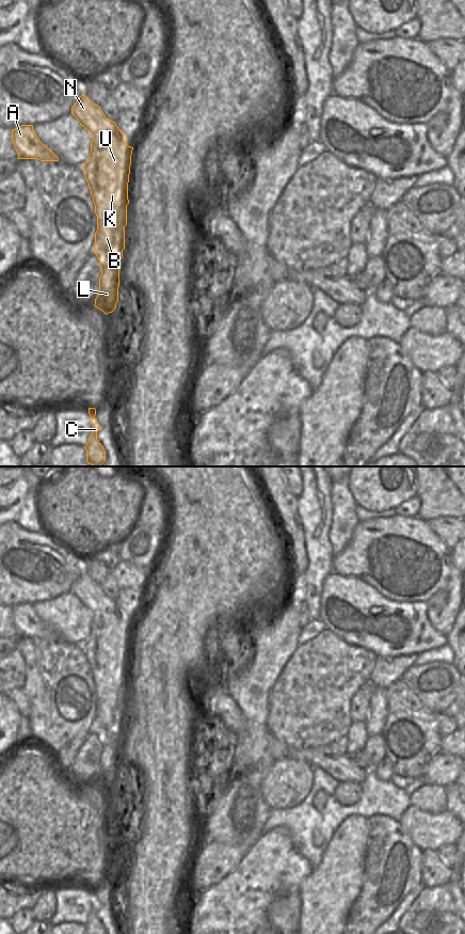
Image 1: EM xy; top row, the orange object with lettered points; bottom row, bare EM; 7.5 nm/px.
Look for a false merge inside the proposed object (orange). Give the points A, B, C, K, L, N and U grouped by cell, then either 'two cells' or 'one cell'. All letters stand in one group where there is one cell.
A B / C K L N U; two cells

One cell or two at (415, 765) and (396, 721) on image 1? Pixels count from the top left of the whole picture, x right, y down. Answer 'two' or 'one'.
one

